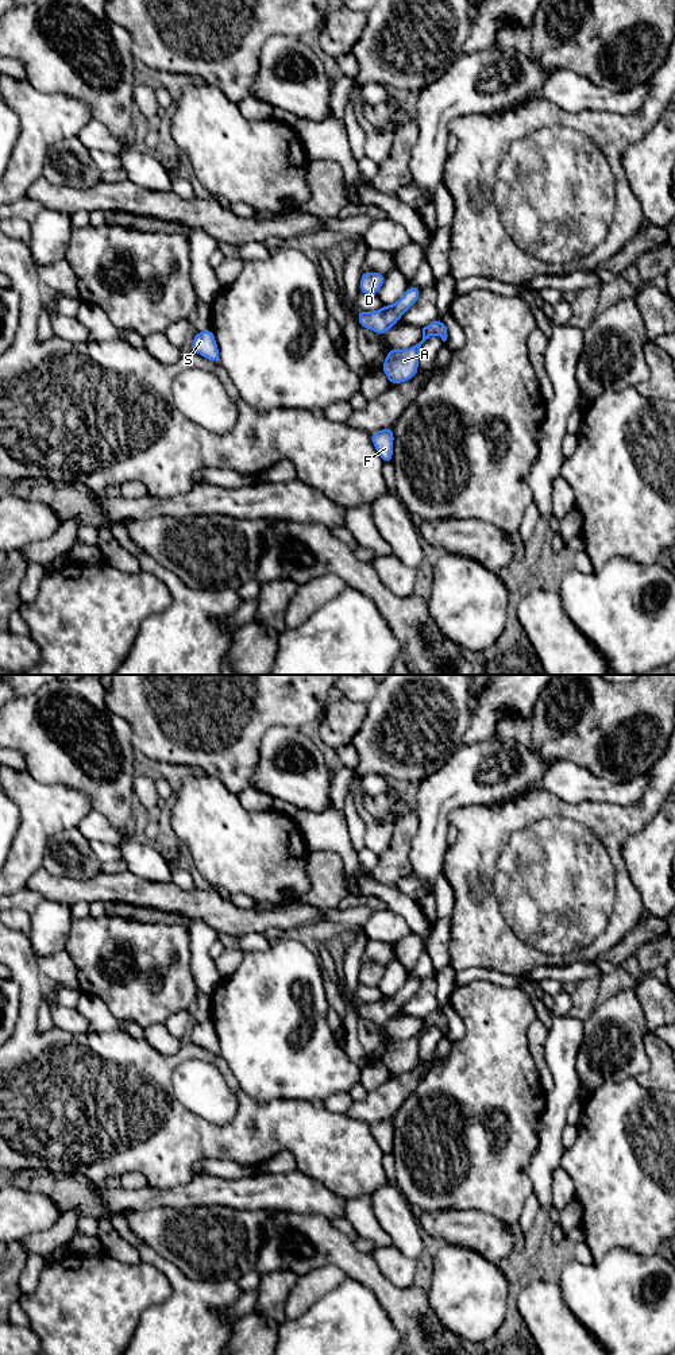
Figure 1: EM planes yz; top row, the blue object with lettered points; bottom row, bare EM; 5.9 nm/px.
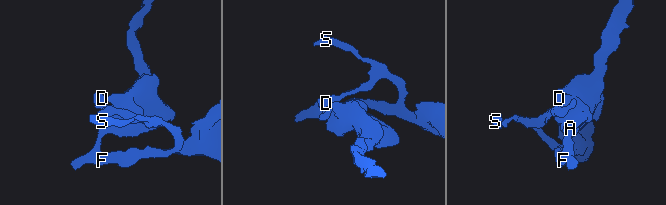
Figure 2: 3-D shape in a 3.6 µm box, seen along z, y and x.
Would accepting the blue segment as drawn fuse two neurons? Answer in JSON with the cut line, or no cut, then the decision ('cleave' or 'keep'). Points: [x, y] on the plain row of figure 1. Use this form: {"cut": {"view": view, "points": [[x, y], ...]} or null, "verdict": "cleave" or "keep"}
{"cut": null, "verdict": "keep"}

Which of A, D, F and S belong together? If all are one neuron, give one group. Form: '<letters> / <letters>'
A D F S

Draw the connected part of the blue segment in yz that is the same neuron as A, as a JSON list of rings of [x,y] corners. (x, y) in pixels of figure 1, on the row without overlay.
[[[439,1010],[423,1019],[423,1031],[418,1035],[404,1041],[389,1041],[381,1061],[390,1076],[397,1077],[401,1073],[408,1073],[418,1063],[420,1038],[432,1026],[437,1026],[443,1032],[447,1031],[447,1018]]]

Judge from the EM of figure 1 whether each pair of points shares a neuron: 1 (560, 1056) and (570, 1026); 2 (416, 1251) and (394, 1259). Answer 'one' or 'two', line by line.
1: one
2: two

